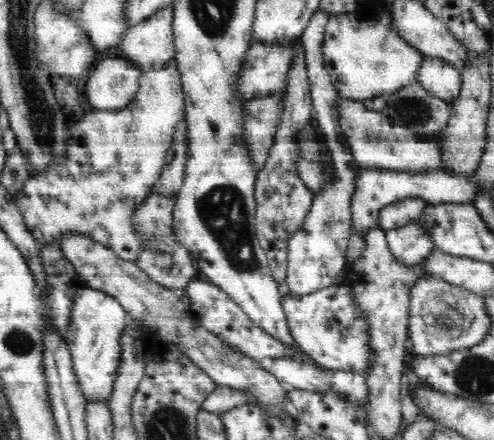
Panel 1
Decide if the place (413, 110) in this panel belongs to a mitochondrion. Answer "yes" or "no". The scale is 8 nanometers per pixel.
yes

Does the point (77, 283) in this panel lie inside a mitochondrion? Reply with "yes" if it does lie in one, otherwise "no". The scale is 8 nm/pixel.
no

